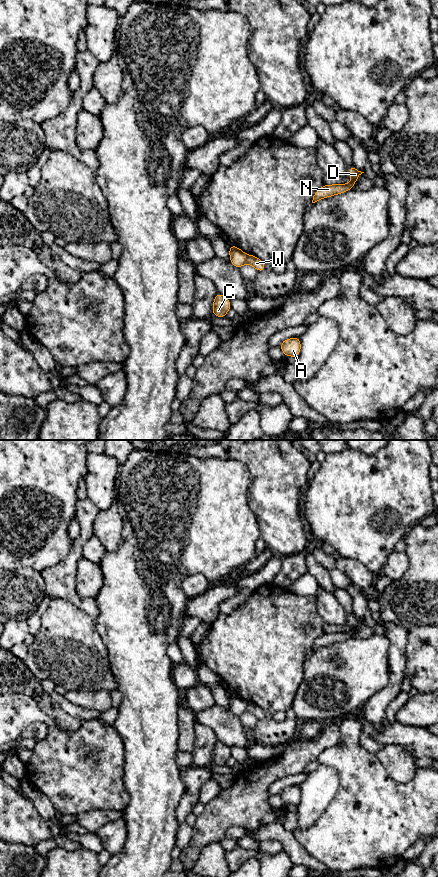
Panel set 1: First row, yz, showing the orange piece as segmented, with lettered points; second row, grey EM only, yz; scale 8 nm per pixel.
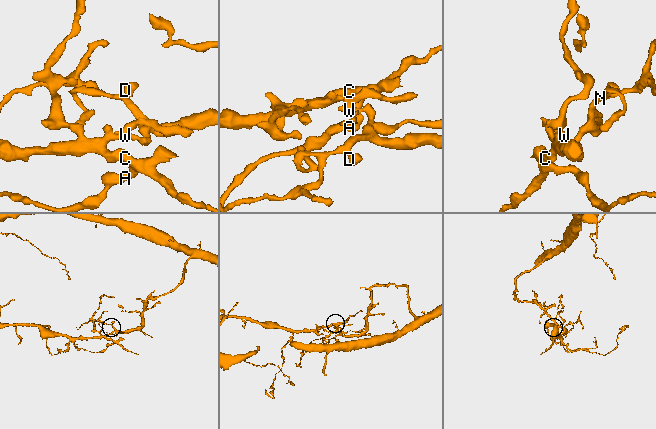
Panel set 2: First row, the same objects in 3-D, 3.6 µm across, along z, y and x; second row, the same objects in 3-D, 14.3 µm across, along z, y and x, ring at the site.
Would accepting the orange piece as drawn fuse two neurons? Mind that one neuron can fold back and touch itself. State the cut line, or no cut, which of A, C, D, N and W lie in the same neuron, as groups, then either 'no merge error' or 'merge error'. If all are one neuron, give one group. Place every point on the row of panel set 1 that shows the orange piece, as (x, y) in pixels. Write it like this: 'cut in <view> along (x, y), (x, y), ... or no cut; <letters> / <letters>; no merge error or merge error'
cut in yz along (248, 255), (246, 262); A C / D N W; merge error

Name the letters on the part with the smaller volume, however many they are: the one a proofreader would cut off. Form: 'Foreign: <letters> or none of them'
Foreign: A, C

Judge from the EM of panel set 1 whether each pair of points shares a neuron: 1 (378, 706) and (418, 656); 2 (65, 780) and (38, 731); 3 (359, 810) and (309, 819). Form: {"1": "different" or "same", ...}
{"1": "different", "2": "different", "3": "different"}

